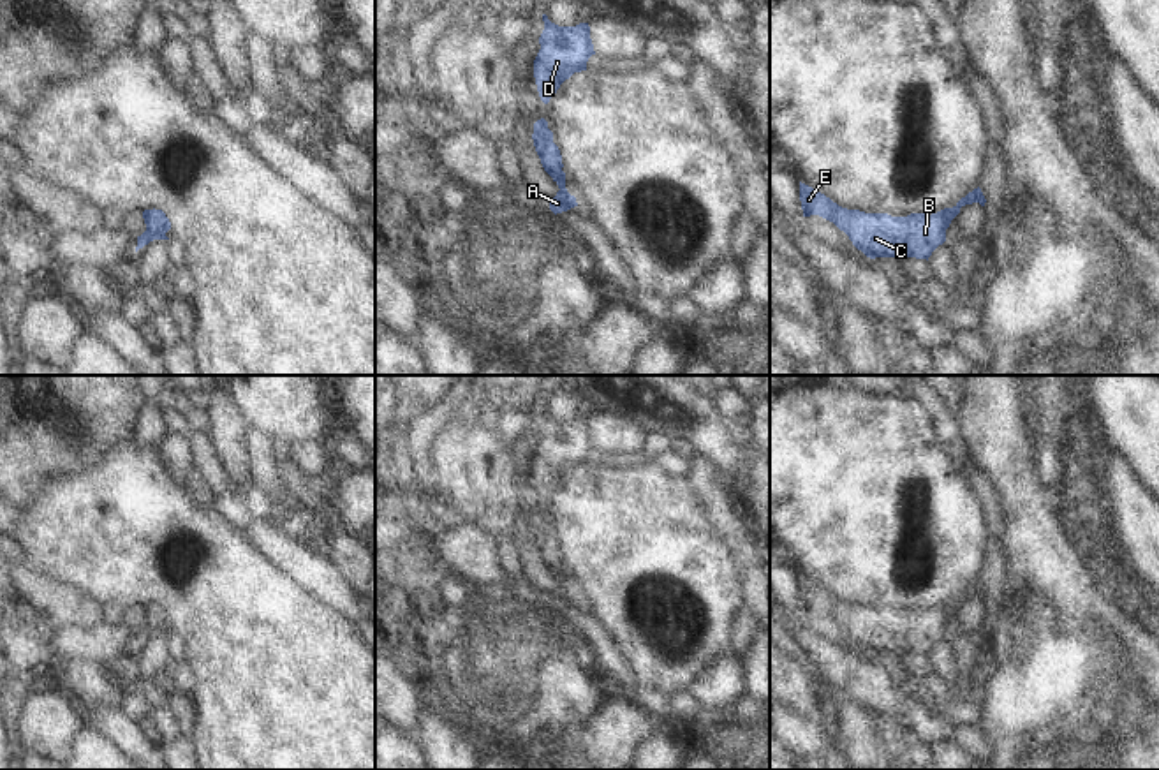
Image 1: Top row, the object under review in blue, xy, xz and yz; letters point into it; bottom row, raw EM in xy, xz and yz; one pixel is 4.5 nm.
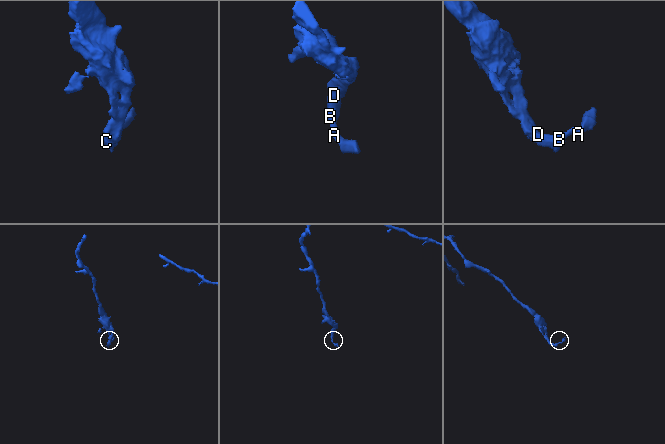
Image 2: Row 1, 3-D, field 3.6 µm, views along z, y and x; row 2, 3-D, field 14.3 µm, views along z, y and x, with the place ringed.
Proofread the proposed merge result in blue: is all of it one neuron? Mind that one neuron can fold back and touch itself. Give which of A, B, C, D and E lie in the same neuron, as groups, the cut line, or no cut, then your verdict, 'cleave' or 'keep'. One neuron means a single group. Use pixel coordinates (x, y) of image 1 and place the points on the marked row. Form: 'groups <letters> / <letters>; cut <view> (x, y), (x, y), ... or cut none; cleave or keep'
groups A B C D E; cut none; keep

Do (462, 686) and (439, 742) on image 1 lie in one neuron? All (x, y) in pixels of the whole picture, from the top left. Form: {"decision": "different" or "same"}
{"decision": "different"}

